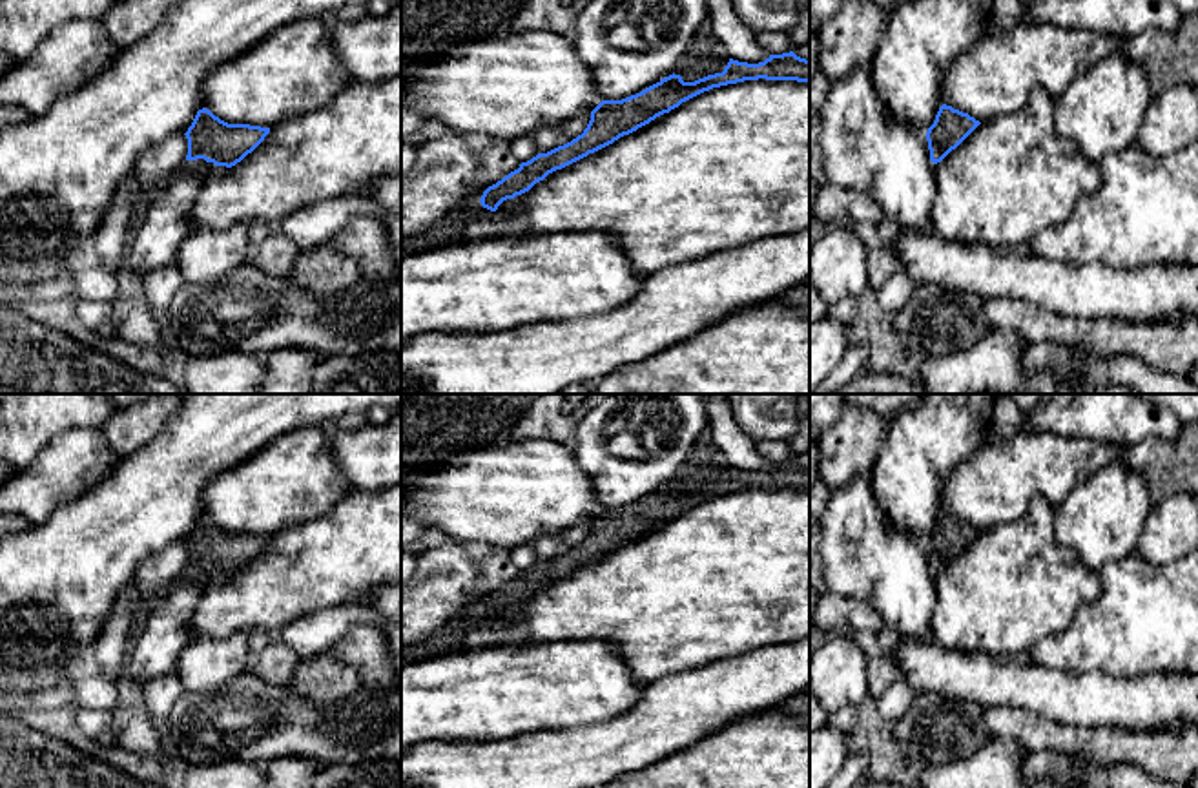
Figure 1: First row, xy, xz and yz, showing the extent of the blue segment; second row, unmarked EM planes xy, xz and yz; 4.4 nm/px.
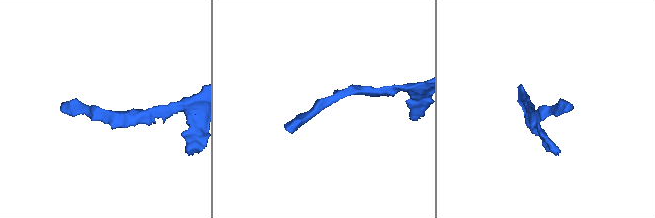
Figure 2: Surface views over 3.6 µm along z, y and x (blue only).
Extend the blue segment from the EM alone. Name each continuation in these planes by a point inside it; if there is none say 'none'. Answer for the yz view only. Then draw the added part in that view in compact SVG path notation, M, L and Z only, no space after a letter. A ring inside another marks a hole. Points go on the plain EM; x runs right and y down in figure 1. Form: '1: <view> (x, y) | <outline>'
none

